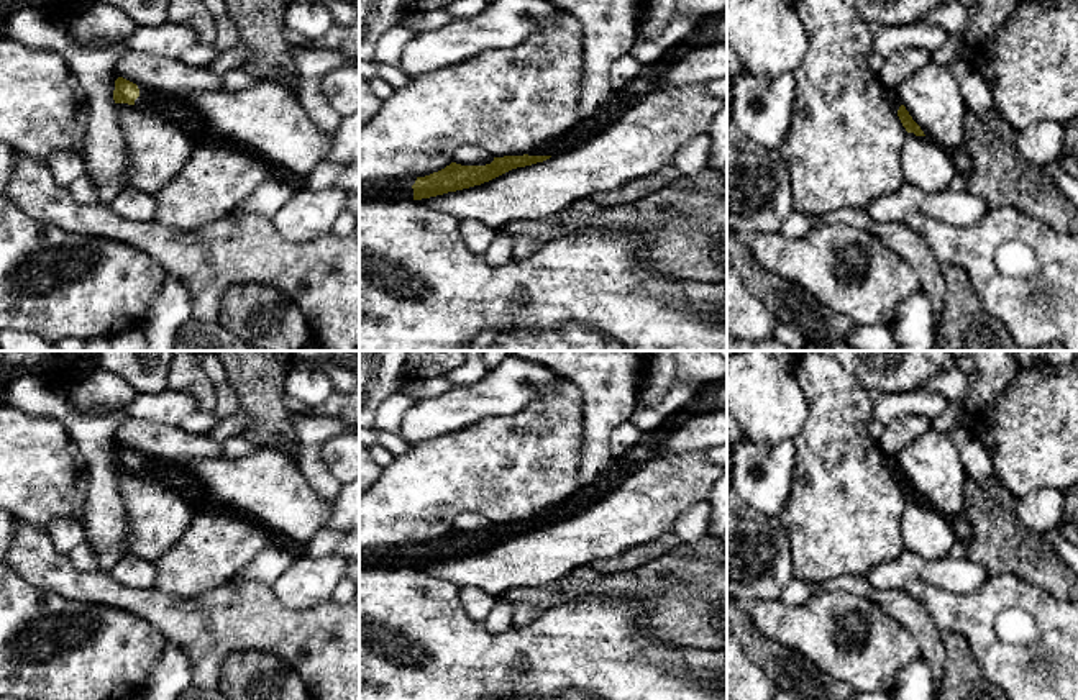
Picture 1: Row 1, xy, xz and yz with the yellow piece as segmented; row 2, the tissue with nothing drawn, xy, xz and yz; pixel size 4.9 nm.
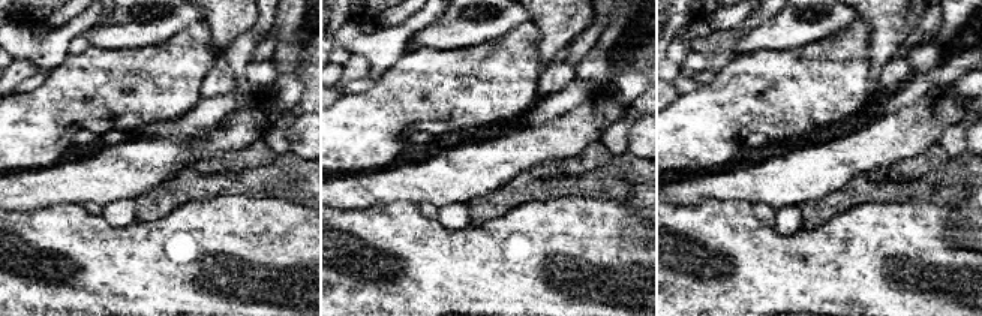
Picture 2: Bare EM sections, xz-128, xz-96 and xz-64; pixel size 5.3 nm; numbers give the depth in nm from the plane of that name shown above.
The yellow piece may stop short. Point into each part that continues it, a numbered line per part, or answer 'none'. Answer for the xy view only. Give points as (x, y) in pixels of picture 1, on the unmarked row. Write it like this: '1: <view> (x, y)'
1: xy (174, 476)

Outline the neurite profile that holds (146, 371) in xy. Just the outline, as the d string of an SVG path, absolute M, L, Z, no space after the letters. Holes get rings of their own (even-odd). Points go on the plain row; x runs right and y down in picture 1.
M98 351L98 367L123 377L136 393L167 389L174 351Z

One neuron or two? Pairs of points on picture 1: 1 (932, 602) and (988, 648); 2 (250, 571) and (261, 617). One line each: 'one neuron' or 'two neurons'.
1: one neuron
2: two neurons

